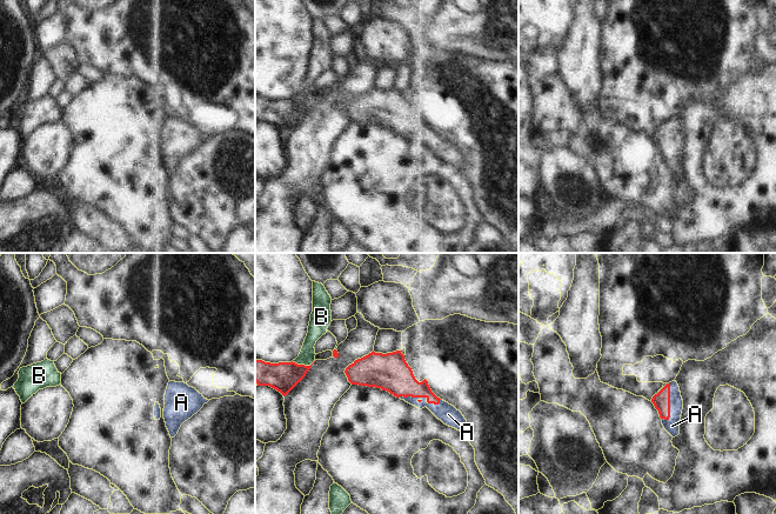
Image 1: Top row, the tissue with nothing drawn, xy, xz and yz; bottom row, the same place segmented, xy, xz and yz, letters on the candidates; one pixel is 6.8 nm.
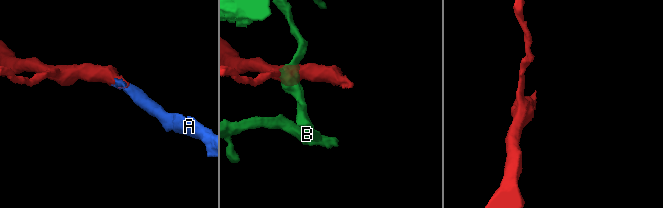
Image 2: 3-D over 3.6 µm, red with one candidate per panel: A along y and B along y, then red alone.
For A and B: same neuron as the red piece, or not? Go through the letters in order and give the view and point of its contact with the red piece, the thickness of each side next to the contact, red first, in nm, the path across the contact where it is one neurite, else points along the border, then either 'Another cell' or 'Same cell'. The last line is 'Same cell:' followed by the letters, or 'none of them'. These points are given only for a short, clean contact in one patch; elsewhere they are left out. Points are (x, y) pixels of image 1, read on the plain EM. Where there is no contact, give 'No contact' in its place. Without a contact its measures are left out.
A: Touches red at xz (420, 133). Thickness 240 nm (red) against 140 nm. Path across: xz (392, 109), (406, 124), (420, 133), (448, 151). Same cell
B: Touches red at xz (303, 101). Thickness 200 nm (red) against 110 nm. Another cell
Same cell: A.

